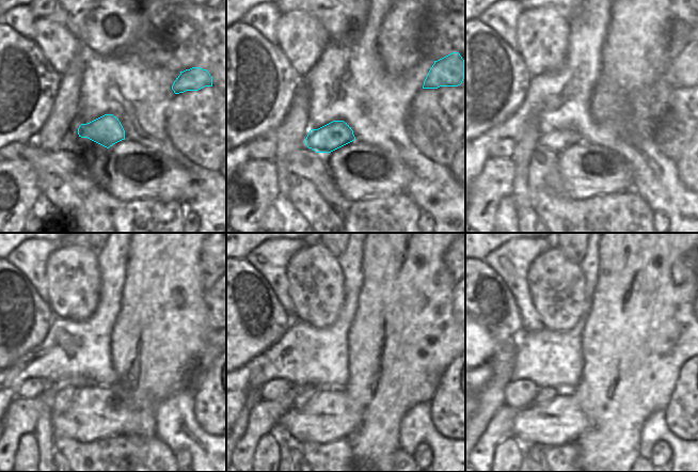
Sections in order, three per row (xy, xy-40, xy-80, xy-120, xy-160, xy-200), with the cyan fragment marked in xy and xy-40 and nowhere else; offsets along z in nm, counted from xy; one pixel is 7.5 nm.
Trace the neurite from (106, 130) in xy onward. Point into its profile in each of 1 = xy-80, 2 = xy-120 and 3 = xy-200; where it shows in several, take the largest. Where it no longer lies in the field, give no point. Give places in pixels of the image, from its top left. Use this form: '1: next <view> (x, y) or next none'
1: next xy-80 (557, 140)
2: next xy-120 (79, 382)
3: next xy-200 (500, 426)

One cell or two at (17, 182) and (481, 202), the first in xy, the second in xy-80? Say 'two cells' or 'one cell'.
one cell

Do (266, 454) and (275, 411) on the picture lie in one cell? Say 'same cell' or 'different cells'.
different cells

